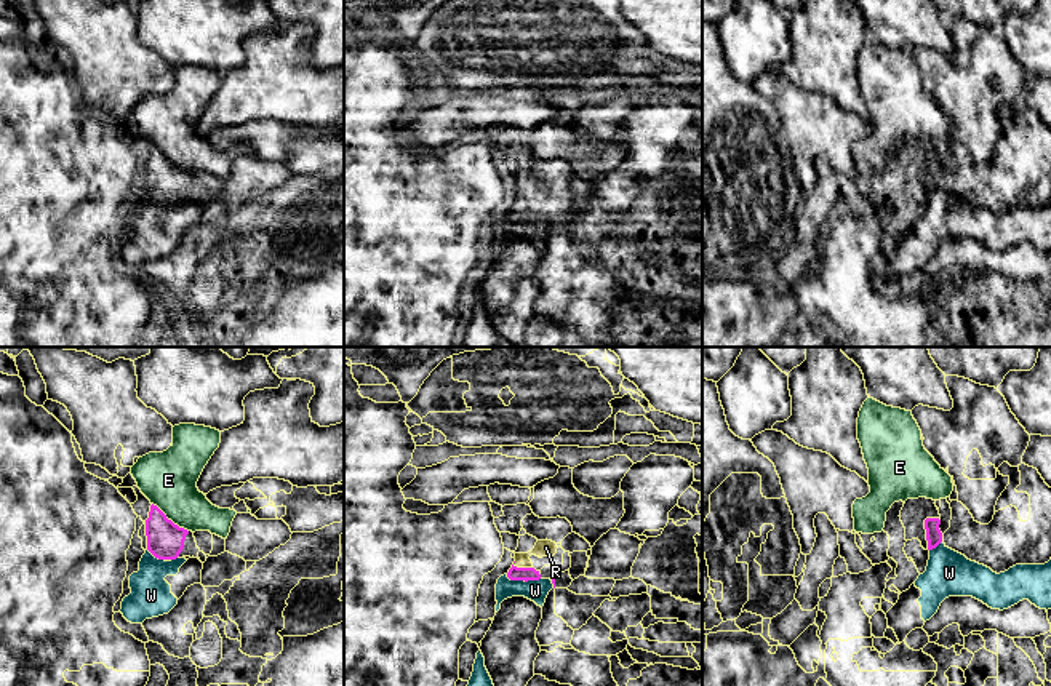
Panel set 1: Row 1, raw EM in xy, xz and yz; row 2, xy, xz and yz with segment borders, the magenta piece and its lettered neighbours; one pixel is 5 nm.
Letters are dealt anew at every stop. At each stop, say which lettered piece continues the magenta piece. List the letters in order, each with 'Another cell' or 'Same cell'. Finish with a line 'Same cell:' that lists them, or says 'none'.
E: Another cell
R: Same cell
W: Another cell
Same cell: R

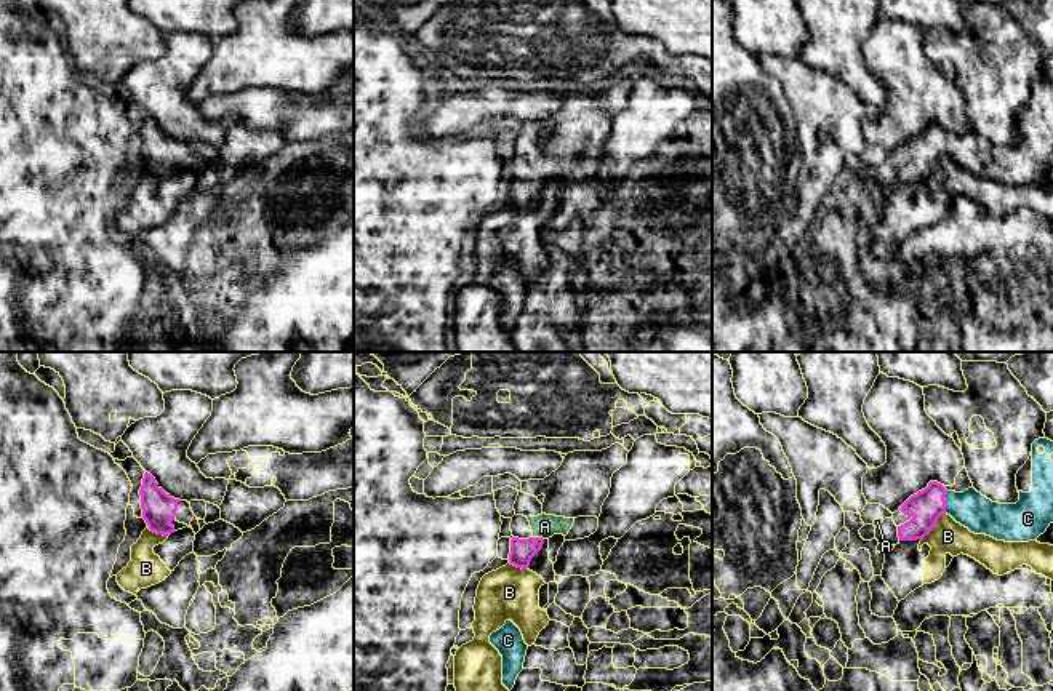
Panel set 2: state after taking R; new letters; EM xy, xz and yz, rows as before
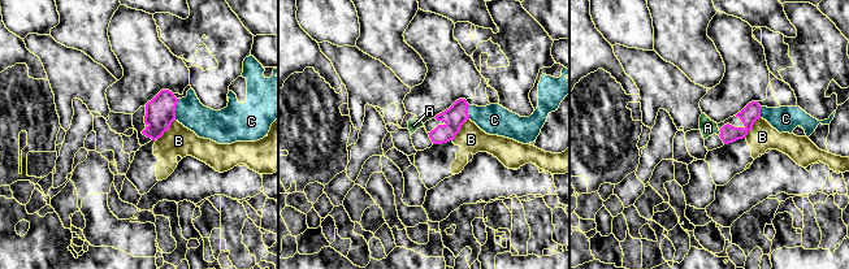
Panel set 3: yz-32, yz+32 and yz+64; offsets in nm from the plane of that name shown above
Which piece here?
A: Same cell
B: Another cell
C: Same cell
Same cell: A, C

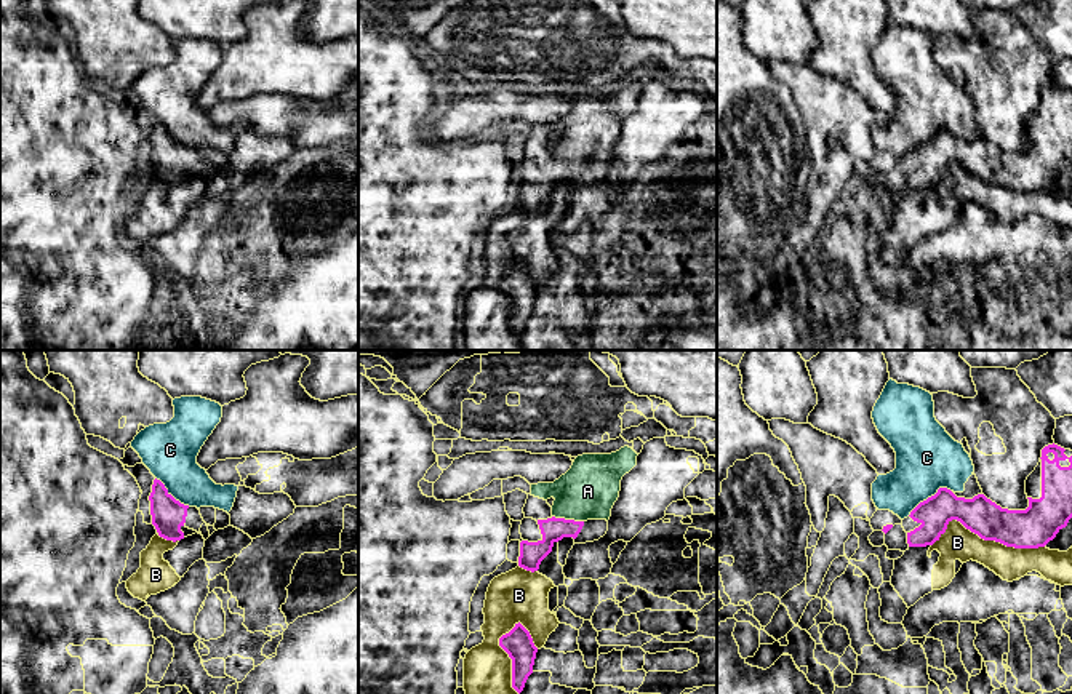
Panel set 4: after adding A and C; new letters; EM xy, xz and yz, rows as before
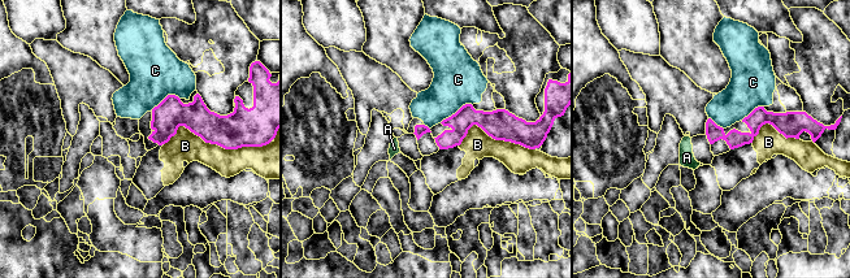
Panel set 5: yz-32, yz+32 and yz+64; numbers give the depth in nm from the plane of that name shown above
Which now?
A: Same cell
B: Another cell
C: Another cell
Same cell: A

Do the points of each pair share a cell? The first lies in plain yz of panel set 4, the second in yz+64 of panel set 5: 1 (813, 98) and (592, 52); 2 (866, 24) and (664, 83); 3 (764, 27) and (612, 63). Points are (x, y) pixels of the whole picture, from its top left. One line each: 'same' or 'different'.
1: different
2: different
3: different

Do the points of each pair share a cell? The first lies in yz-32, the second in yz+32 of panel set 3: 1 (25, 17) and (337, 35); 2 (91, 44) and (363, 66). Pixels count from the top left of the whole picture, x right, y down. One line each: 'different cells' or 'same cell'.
1: same cell
2: different cells

